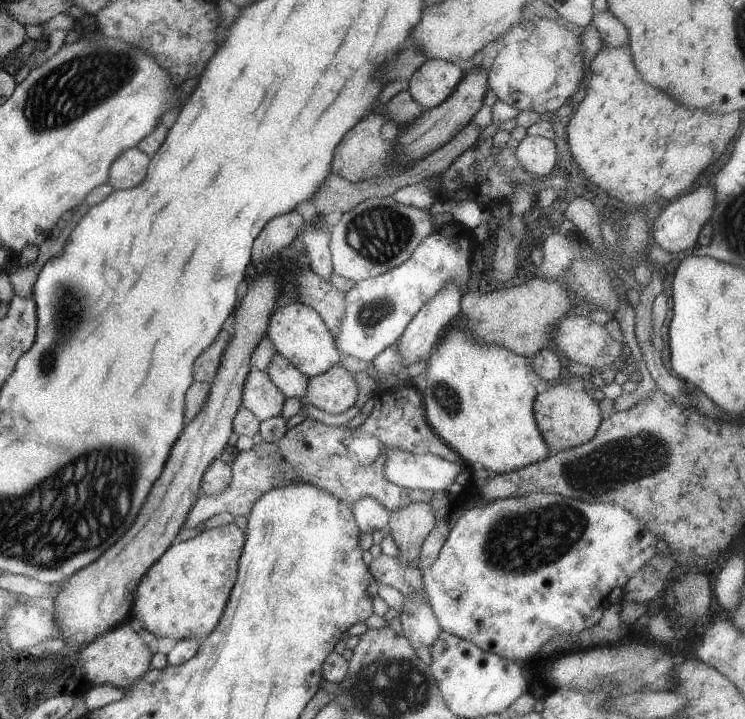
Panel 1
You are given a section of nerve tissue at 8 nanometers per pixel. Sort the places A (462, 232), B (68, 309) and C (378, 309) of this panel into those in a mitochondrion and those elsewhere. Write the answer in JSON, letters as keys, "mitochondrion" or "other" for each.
{"A":"other","B":"mitochondrion","C":"mitochondrion"}

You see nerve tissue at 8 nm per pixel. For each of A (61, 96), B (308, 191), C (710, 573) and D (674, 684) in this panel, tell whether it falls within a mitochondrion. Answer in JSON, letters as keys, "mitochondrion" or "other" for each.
{"A":"mitochondrion","B":"other","C":"other","D":"other"}

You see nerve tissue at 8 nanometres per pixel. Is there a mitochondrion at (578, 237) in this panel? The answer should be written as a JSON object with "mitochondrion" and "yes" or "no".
{"mitochondrion":"no"}

